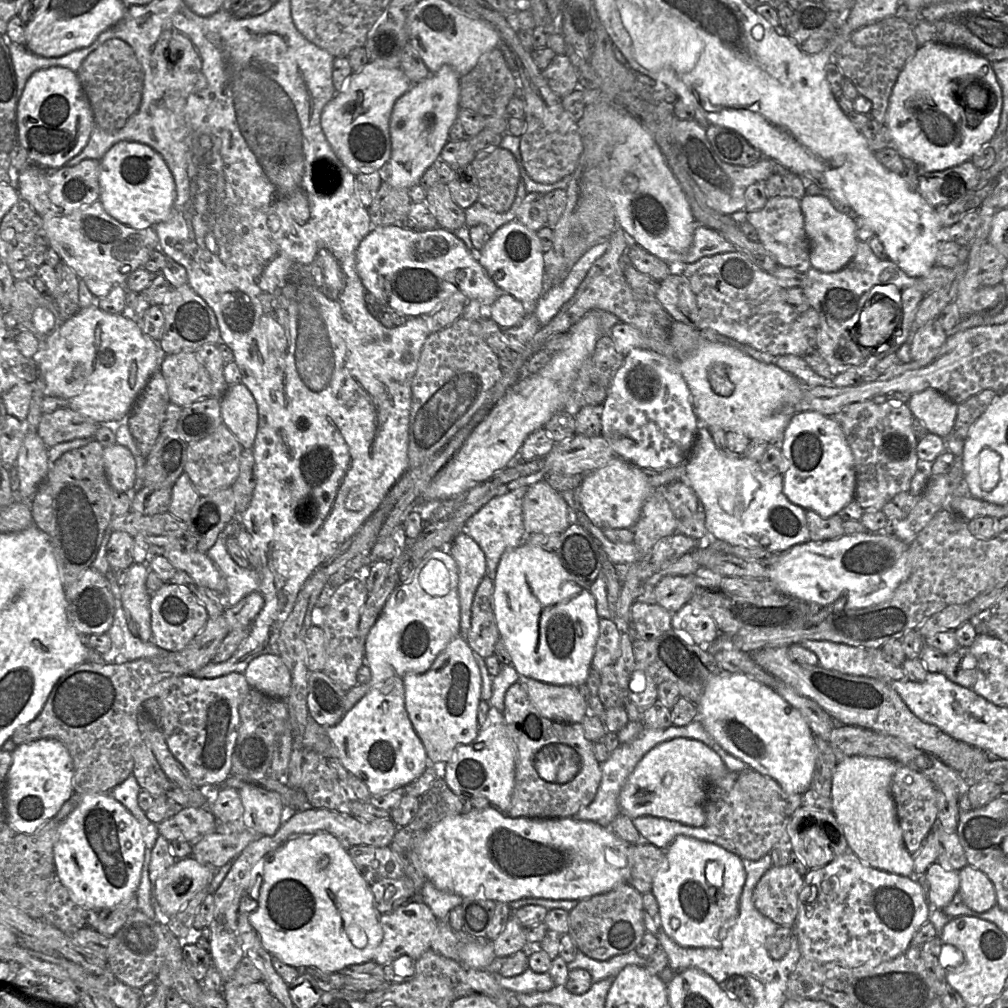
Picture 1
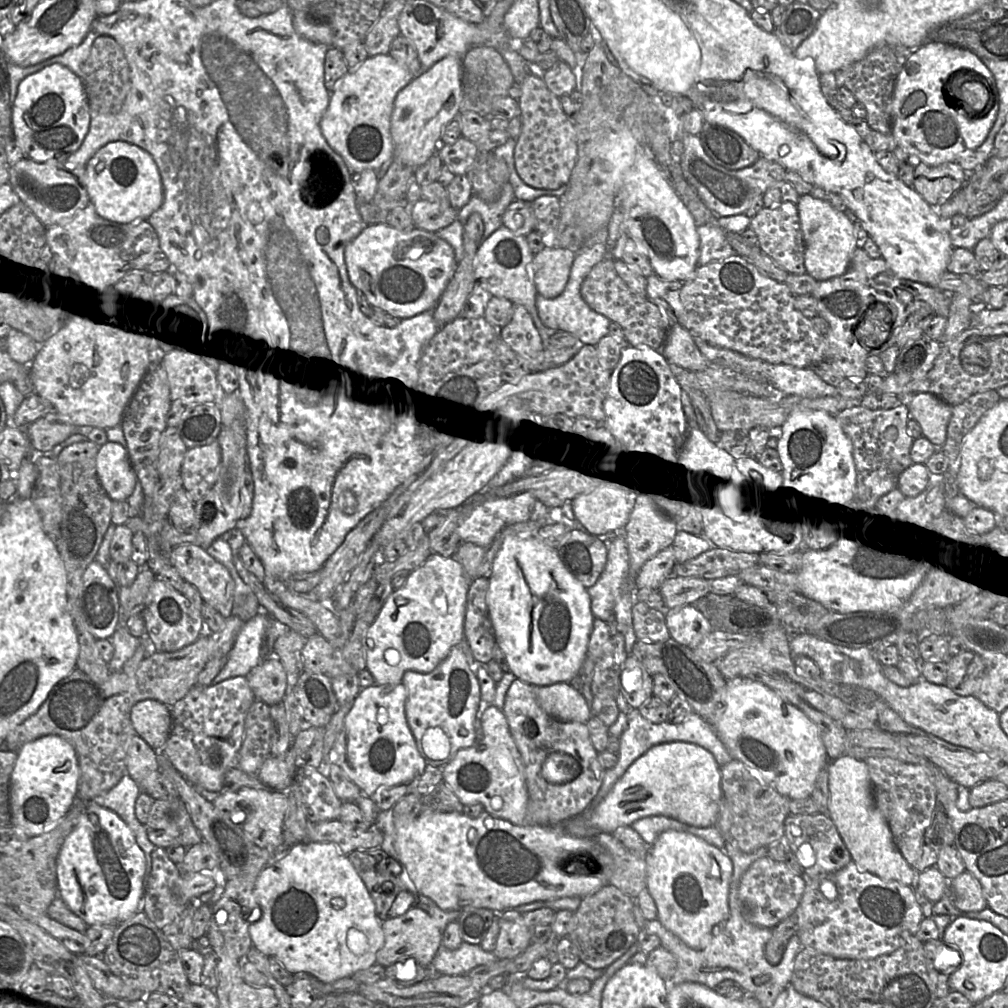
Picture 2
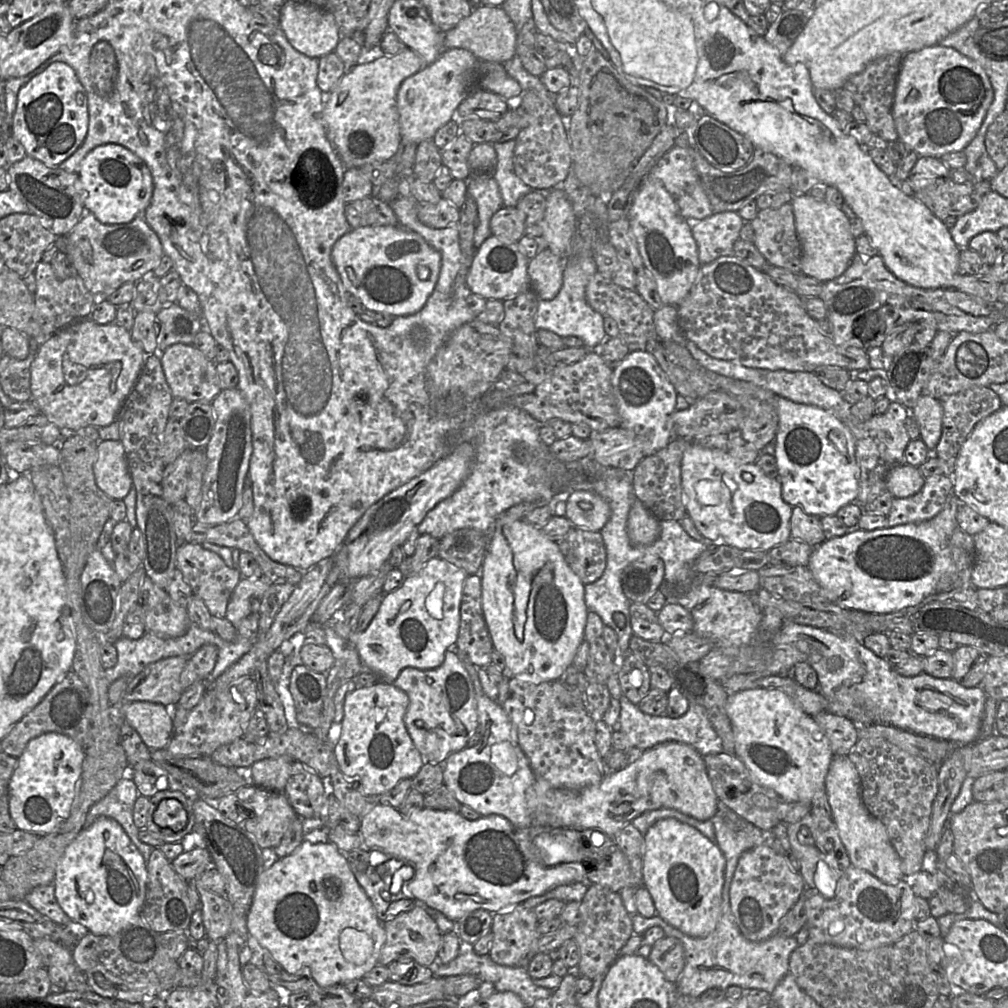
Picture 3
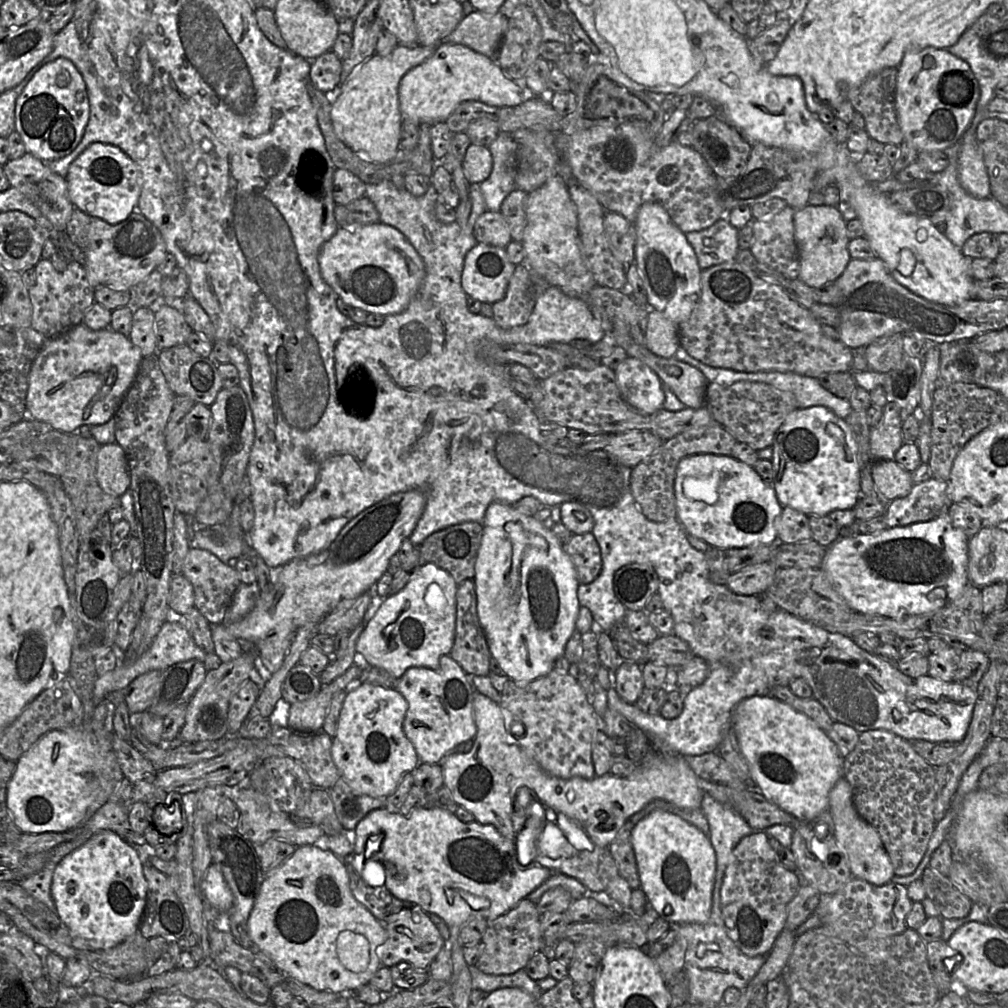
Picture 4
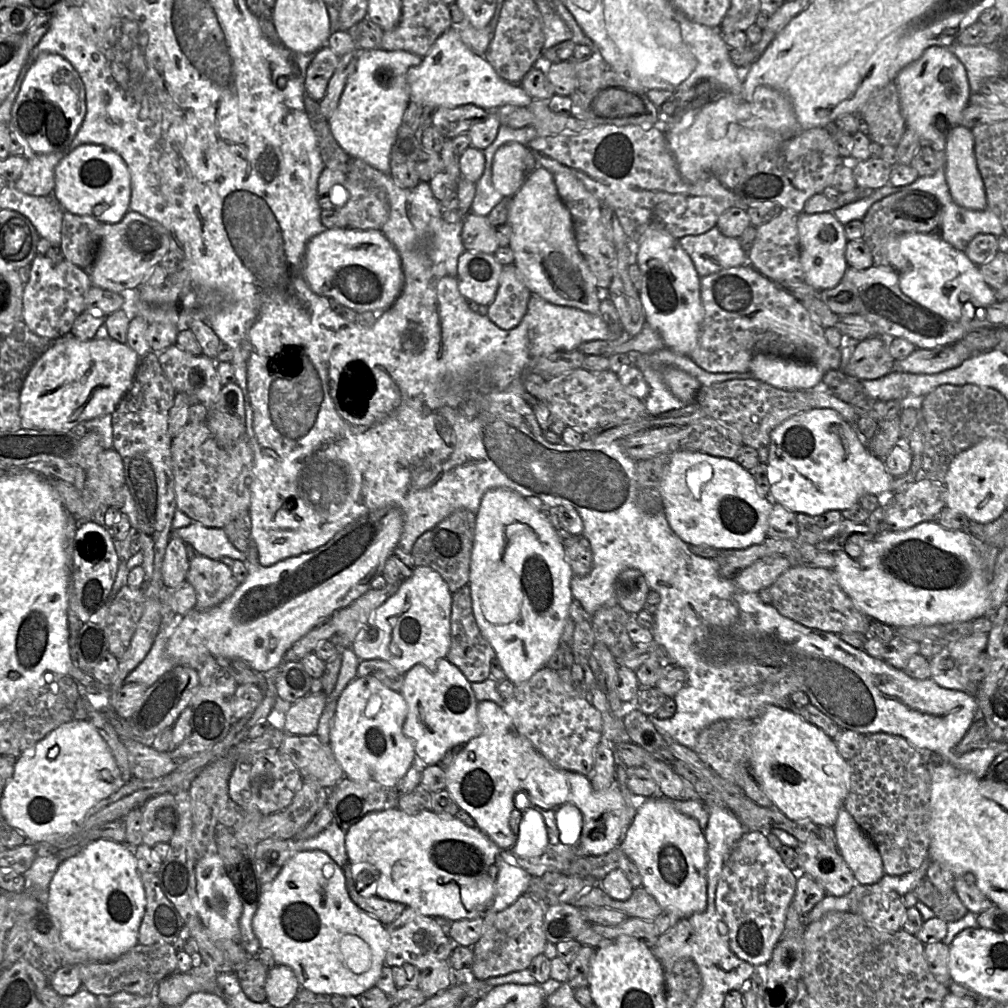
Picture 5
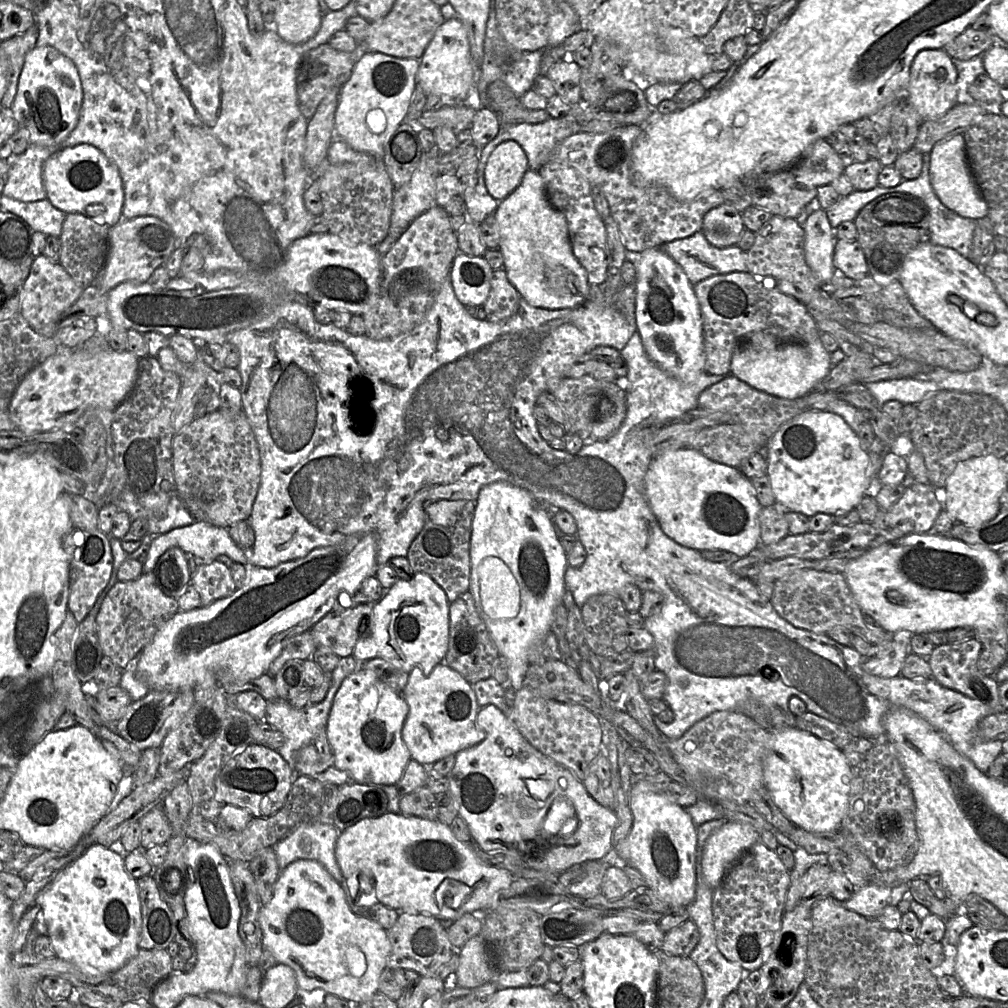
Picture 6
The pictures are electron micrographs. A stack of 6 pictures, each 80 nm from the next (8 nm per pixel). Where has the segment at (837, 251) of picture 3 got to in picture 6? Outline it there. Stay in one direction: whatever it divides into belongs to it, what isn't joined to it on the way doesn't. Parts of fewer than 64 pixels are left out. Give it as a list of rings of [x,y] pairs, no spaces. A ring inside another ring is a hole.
[[[817,208],[802,225],[804,230],[804,254],[808,266],[822,285],[834,276],[833,254],[837,240],[826,210]]]

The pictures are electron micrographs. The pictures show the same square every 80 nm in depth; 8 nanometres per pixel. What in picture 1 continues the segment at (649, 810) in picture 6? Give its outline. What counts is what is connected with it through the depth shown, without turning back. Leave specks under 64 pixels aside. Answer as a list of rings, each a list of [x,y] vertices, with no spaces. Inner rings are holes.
[[[684,835],[677,836],[665,849],[666,859],[653,879],[651,892],[659,906],[659,928],[682,947],[719,948],[719,931],[729,920],[736,920],[739,902],[746,881],[742,858],[711,842]]]

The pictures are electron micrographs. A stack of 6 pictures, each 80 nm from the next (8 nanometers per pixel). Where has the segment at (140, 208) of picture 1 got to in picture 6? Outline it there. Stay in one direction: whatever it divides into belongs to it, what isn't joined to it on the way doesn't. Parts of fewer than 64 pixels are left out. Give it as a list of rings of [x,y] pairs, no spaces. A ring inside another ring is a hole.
[[[78,144],[51,155],[43,165],[46,198],[65,214],[81,214],[108,228],[122,219],[123,183],[116,165],[98,148]]]

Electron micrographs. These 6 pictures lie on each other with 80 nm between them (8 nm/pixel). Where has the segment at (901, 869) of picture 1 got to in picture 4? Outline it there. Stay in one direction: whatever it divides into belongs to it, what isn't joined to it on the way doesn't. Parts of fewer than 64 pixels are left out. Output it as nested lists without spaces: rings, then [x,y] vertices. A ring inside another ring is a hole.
[[[844,776],[836,782],[829,794],[829,811],[834,820],[837,845],[847,859],[852,876],[876,886],[890,883],[894,876],[890,858],[877,830],[857,813],[851,786]]]

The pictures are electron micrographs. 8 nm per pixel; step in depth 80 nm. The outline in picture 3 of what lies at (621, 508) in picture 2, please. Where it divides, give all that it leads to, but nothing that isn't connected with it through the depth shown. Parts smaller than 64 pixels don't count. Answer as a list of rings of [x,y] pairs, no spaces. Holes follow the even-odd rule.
[[[590,490],[573,491],[566,504],[566,518],[574,527],[586,531],[601,531],[611,515],[608,502]]]

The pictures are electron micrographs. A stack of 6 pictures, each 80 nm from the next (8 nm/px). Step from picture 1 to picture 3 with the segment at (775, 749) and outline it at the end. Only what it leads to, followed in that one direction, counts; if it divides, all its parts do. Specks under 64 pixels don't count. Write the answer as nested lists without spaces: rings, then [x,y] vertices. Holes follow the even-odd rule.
[[[762,687],[730,694],[726,711],[732,724],[735,751],[754,778],[789,802],[810,802],[825,787],[834,758],[824,730],[784,692]]]

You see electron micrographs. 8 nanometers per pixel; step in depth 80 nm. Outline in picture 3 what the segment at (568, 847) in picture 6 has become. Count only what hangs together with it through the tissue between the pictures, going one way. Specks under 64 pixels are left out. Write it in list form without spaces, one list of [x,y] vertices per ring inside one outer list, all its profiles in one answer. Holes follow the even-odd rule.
[[[461,656],[461,660],[468,671],[476,695],[480,740],[474,746],[454,752],[447,757],[443,763],[443,783],[462,805],[469,806],[481,816],[500,815],[517,828],[593,830],[610,837],[614,837],[634,818],[650,810],[672,808],[702,821],[711,820],[716,814],[719,799],[708,776],[704,757],[692,746],[681,742],[664,742],[645,750],[636,760],[630,760],[622,770],[608,772],[597,785],[578,791],[550,787],[533,773],[527,757],[518,745],[516,728],[502,706],[483,692],[478,677],[478,667],[472,664],[467,656]]]

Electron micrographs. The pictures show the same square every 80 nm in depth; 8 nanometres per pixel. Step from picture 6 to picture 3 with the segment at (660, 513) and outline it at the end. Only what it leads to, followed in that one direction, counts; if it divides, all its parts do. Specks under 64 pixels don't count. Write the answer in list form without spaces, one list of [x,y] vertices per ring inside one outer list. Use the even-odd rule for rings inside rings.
[[[691,443],[681,461],[681,486],[686,514],[715,545],[767,552],[791,540],[792,507],[781,497],[781,482],[768,477],[756,463],[742,463],[727,451]]]

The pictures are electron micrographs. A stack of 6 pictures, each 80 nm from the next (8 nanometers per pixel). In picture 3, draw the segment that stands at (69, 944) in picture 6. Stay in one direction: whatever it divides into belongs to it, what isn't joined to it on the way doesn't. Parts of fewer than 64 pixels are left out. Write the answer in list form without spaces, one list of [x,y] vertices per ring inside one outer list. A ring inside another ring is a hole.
[[[99,817],[90,826],[84,828],[76,838],[66,847],[55,870],[54,877],[55,897],[63,911],[73,922],[83,925],[88,932],[105,937],[117,934],[124,929],[141,911],[147,887],[147,870],[144,858],[132,840],[129,838],[123,827],[114,819],[109,817]]]

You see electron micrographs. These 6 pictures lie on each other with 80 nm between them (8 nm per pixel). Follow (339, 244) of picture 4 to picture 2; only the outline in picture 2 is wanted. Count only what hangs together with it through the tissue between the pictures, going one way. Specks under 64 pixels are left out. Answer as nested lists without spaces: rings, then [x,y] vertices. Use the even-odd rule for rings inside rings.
[[[368,225],[347,244],[344,259],[350,282],[375,308],[399,319],[434,309],[454,276],[458,261],[452,246],[435,232]]]

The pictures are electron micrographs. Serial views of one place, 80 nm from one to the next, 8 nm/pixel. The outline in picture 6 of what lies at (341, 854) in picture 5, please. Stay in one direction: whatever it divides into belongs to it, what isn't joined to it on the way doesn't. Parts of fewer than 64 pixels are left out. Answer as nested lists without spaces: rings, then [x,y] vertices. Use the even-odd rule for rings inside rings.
[[[318,820],[300,825],[273,846],[280,870],[298,859],[315,860],[340,883],[347,898],[346,879],[335,858],[335,845],[340,832],[333,823]]]

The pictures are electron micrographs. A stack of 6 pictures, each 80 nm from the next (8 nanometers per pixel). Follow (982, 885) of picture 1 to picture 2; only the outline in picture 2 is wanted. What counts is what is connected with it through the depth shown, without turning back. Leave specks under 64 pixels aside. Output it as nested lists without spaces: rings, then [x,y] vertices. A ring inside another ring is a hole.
[[[967,870],[949,881],[954,905],[961,912],[975,912],[987,907],[979,881]]]

